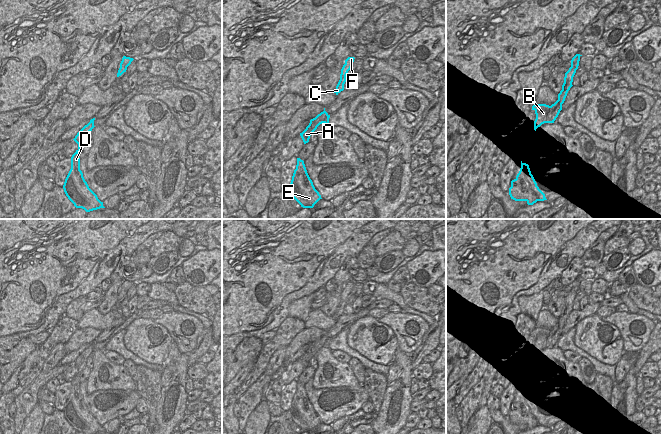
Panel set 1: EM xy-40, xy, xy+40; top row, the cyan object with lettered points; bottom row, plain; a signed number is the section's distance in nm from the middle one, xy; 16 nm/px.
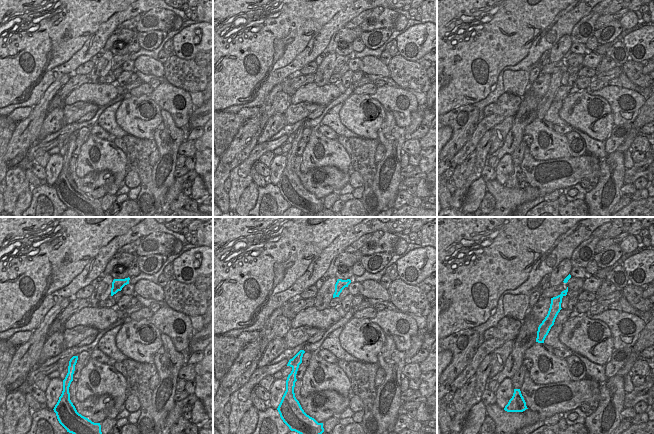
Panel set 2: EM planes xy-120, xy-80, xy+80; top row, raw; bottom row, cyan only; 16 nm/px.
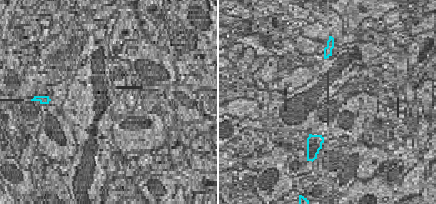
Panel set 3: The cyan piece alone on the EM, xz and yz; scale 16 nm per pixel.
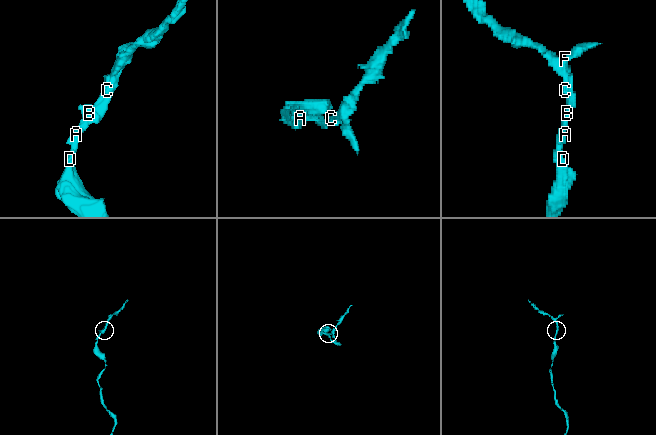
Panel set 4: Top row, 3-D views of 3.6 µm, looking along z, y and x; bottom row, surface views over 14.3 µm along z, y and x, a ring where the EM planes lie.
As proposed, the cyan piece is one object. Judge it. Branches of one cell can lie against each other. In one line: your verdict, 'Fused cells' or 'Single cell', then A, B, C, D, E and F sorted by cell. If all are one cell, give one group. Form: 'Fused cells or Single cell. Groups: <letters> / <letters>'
Single cell. Groups: A B C D E F

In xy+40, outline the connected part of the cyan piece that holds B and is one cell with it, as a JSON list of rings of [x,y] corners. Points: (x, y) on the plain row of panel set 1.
[[[576,278],[571,284],[571,291],[565,297],[564,307],[562,309],[562,314],[558,318],[558,324],[551,330],[546,328],[533,329],[532,334],[535,335],[536,343],[534,345],[534,354],[540,351],[544,347],[554,347],[558,341],[560,335],[562,334],[562,328],[565,325],[568,315],[573,310],[573,301],[579,290],[580,281],[582,279]]]

